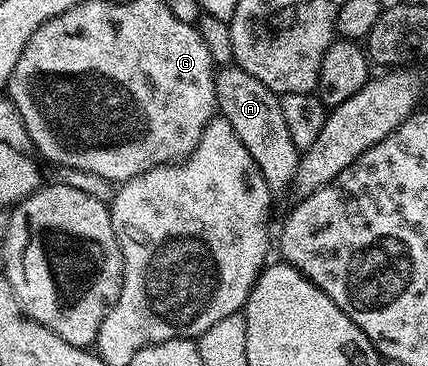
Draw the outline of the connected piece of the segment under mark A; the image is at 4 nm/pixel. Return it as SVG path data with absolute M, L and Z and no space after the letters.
M229 65L221 68L216 74L215 95L221 118L230 122L230 127L234 129L242 145L249 150L268 187L274 193L280 193L287 186L289 188L300 163L300 152L290 138L283 120L280 98L276 92L240 67Z

